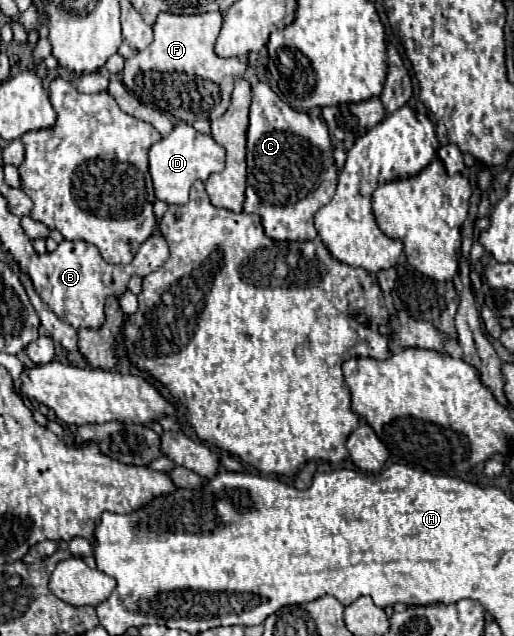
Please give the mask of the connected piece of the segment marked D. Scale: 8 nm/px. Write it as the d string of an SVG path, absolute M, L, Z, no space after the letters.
M179 122L173 132L161 138L149 150L149 172L155 184L157 200L167 204L187 204L189 188L195 180L207 180L209 174L225 168L225 148L219 146L211 136L197 132L193 126Z

